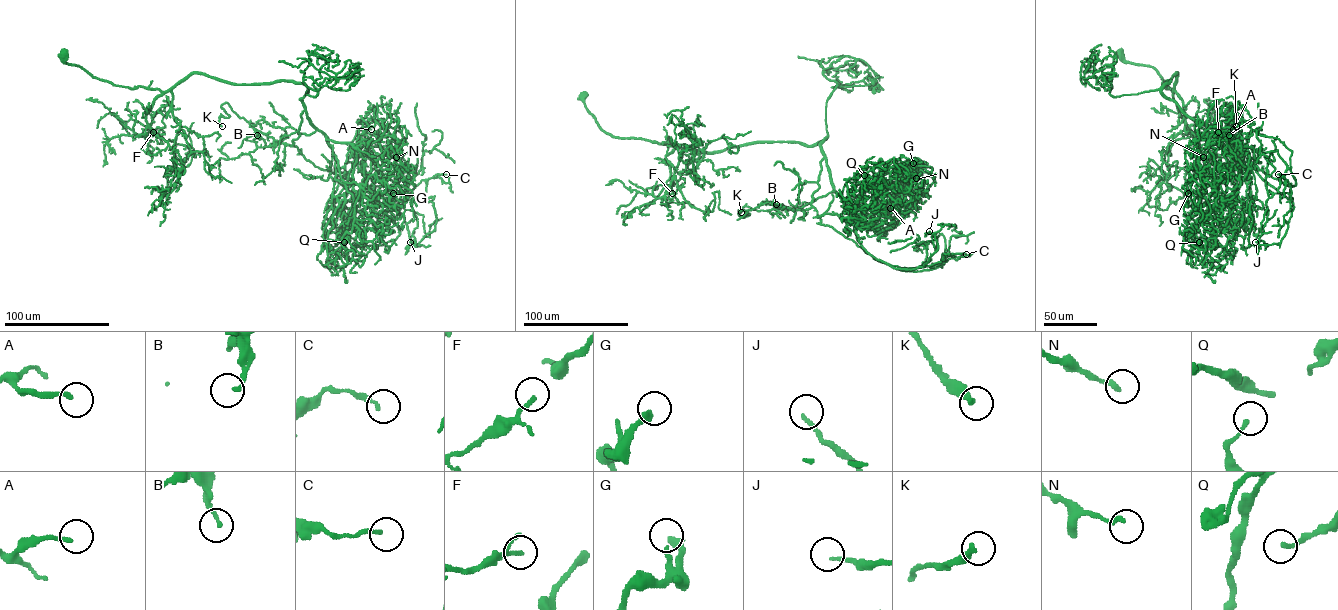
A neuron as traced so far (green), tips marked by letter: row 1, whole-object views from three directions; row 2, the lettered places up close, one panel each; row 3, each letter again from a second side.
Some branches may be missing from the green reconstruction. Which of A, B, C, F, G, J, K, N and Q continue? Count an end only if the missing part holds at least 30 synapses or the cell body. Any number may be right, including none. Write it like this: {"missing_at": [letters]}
{"missing_at": []}

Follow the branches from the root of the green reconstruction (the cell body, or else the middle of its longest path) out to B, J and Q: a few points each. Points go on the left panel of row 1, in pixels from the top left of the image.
B: (63, 55), (131, 88), (167, 92), (193, 73), (303, 83), (293, 144), (257, 135)
J: (63, 55), (131, 88), (167, 92), (193, 73), (303, 83), (337, 180), (396, 209), (410, 242)
Q: (63, 55), (131, 88), (167, 92), (193, 73), (303, 83), (306, 115), (328, 139), (352, 194), (344, 242)

